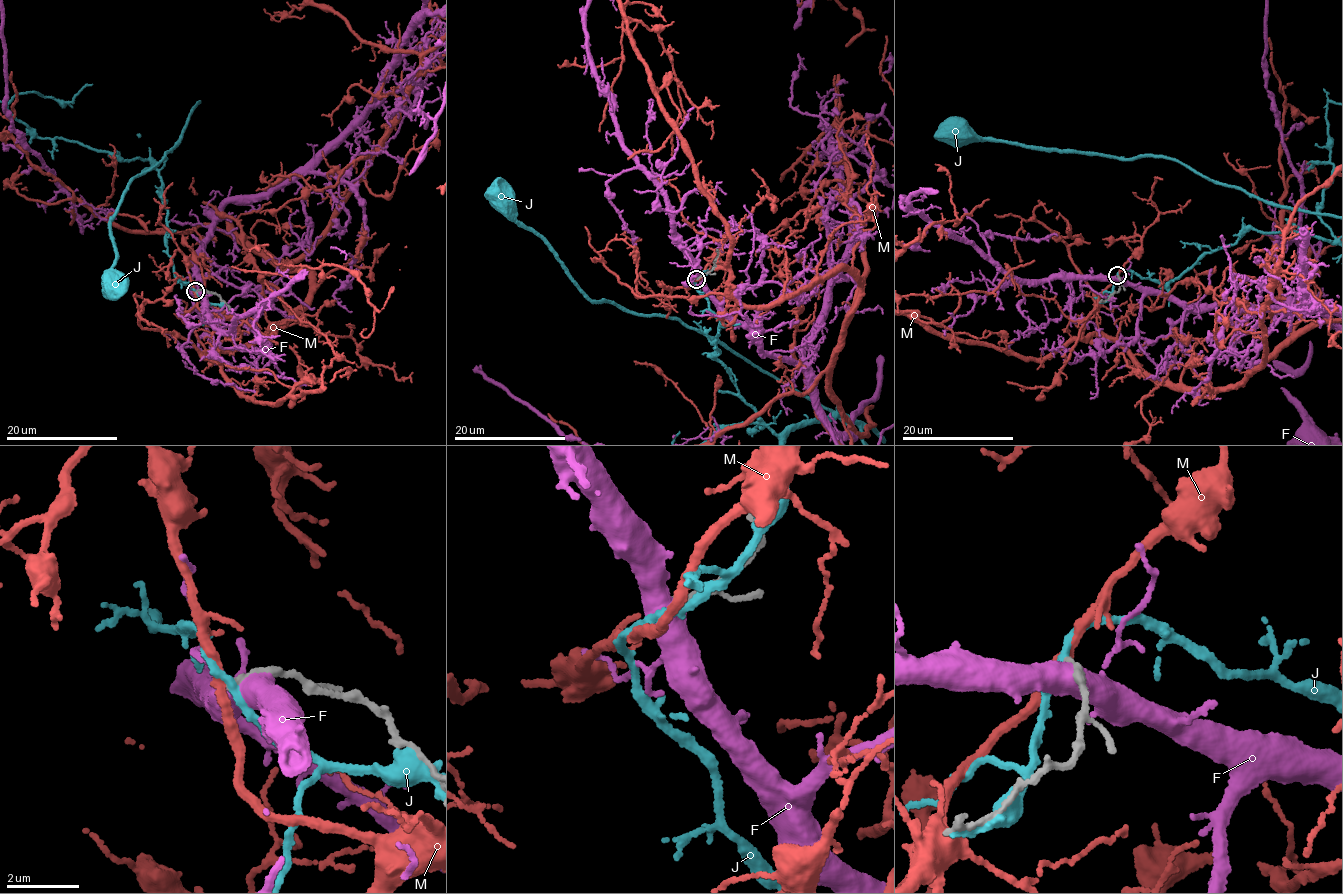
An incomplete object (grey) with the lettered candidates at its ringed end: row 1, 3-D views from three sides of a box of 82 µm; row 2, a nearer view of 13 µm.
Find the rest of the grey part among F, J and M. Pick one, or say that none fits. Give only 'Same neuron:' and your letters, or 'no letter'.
Same neuron: no letter

